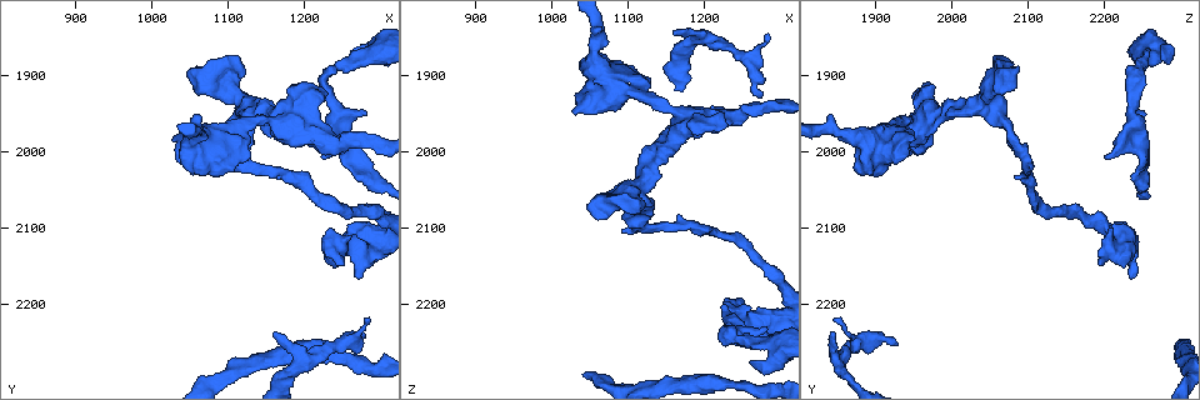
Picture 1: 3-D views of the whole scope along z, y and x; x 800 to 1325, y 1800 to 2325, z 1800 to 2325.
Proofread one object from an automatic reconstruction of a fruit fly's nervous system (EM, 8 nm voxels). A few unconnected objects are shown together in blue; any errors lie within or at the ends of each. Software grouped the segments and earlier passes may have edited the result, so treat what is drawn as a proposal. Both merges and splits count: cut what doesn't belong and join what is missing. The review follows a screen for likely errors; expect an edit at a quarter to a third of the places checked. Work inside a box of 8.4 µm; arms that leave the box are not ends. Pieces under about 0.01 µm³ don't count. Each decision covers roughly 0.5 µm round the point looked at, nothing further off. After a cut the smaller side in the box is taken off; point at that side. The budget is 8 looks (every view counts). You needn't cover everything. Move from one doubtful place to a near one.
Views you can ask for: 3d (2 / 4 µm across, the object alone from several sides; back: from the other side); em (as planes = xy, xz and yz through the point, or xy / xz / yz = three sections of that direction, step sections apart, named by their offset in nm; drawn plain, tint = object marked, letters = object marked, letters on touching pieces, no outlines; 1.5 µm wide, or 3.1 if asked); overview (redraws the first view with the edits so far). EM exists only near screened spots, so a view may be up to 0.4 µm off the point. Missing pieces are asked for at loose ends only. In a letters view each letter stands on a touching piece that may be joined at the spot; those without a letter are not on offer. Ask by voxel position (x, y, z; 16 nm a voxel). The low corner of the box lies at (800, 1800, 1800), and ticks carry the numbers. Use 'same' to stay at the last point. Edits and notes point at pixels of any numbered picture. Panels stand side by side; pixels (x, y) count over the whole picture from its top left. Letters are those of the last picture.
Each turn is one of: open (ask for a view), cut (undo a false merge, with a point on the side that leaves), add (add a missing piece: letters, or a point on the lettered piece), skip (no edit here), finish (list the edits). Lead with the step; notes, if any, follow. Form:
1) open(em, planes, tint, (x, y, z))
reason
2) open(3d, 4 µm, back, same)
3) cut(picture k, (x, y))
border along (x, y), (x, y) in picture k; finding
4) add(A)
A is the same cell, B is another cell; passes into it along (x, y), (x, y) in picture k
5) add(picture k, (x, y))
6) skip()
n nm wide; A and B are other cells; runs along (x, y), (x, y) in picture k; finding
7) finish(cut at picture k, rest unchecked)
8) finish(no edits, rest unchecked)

open(em, xy, step 4, tint, (1265, 2255, 1930))
branch stops here

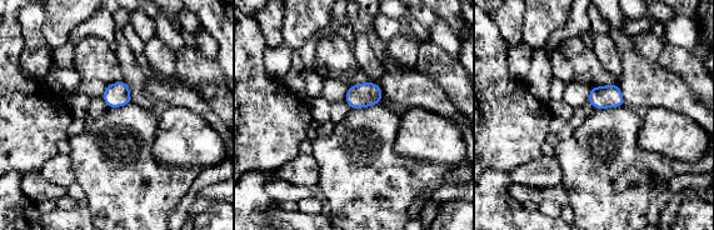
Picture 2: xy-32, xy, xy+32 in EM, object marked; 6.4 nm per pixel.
open(em, planes, letters, same)
cut it another way

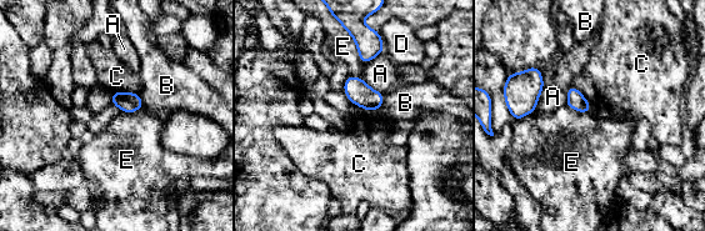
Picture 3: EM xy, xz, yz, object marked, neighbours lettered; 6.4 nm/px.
skip()
A, B, C, D and E are other cells; border along (346, 31), (364, 64) in picture 3; none of them fits

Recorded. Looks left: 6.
open(3d, 2 µm, back, (1235, 1990, 1955))
sudden change in width

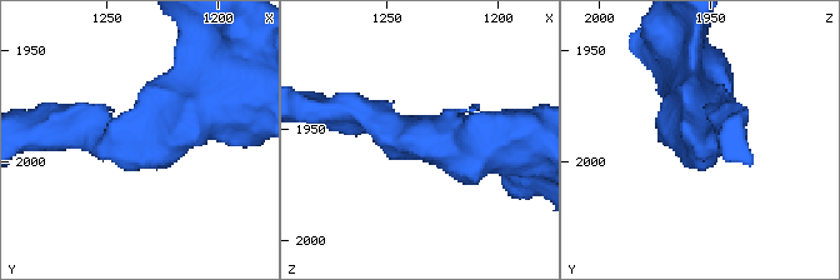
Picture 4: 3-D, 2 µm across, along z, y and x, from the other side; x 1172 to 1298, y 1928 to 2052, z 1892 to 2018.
open(em, xz, step 4, letters, (1237, 1990, 1953))
arms of 220, 460 nm

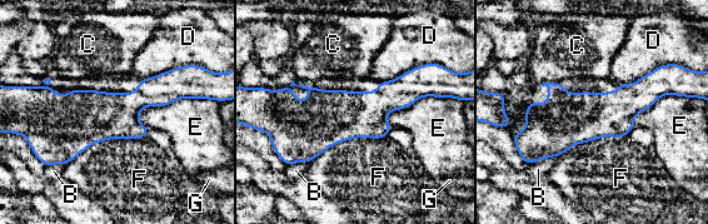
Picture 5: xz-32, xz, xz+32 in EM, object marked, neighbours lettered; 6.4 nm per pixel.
skip()
B, C, D, E, F and G are other cells; runs along (666, 86), (525, 139) in picture 5; all the same neuron

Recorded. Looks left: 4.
open(em, planes, letters, (1230, 1895, 2245))

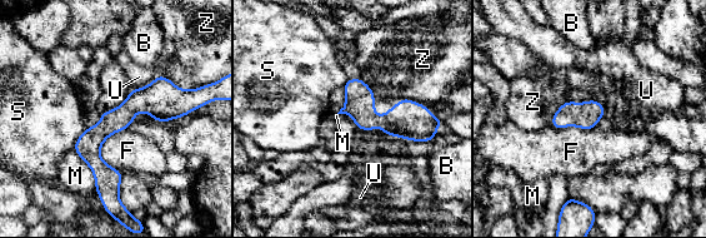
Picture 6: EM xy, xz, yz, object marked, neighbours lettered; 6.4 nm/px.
skip()
B, F, M, S, U and Z are other cells; runs along (161, 79), (94, 140), (111, 198) in picture 6; one neuron here

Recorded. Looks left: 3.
finish(no edits, rest unchecked)

